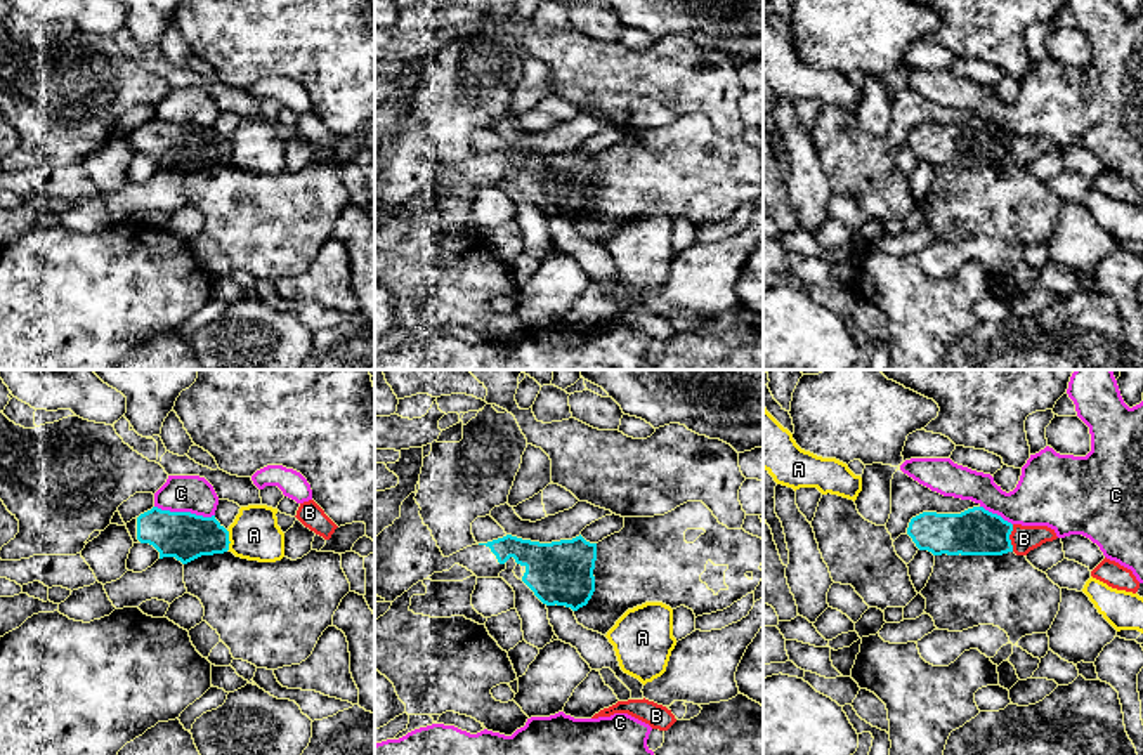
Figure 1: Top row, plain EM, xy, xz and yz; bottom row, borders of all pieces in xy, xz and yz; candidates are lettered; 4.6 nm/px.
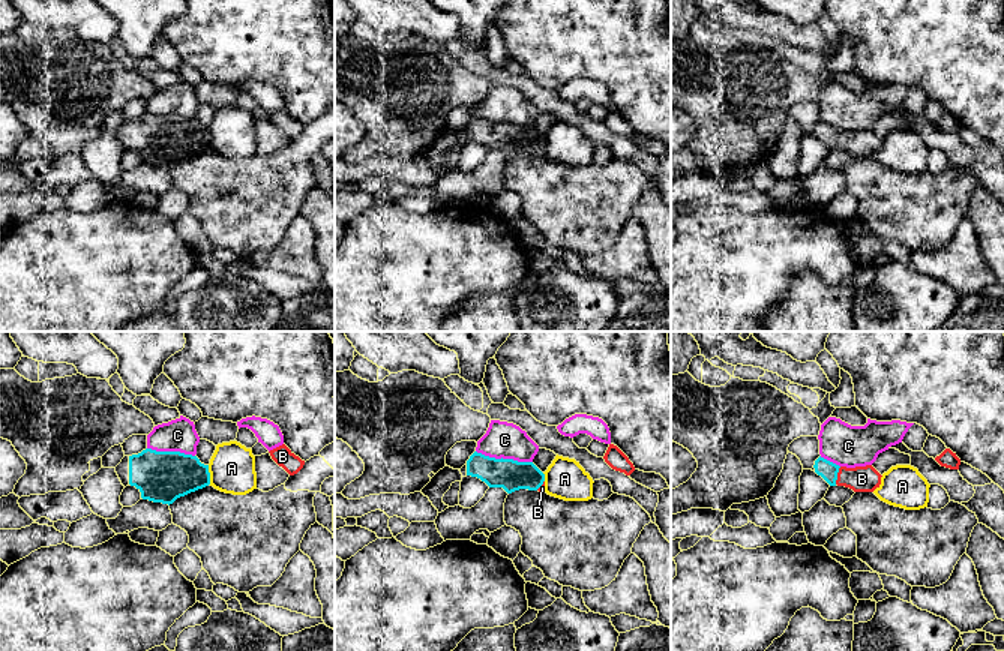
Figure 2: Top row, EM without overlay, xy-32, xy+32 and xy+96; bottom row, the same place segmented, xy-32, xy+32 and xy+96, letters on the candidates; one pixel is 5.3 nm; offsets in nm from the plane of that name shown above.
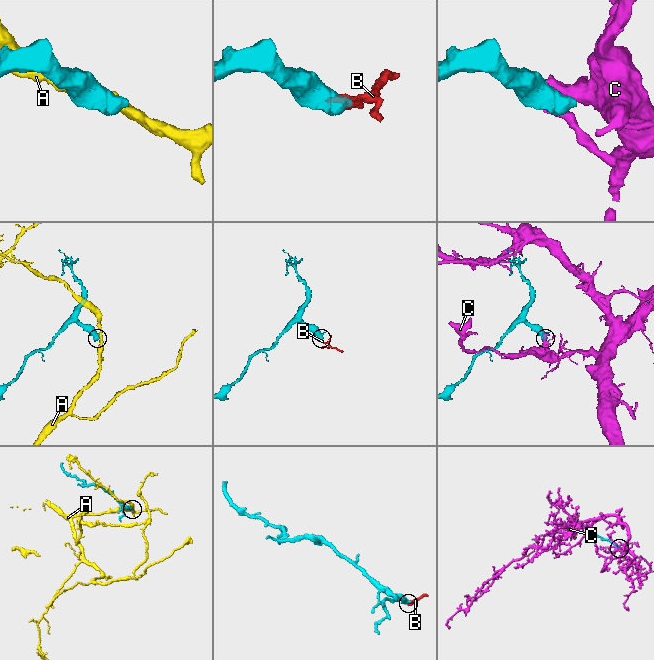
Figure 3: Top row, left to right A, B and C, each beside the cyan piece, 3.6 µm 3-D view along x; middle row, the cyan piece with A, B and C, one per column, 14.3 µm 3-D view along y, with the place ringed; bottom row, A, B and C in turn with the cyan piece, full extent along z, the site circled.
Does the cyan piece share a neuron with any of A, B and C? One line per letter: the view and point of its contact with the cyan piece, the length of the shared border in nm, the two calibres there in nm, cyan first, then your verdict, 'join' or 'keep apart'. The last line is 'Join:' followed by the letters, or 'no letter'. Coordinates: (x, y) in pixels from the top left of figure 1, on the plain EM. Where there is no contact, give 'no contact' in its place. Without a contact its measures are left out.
A: contact xy (228, 151); length 100 nm; calibres 220 and 240 nm; keep apart
B: contact yz (1008, 150); length 130 nm; calibres 220 and 130 nm; join
C: contact xy (184, 124); length 280 nm; calibres 220 and 180 nm; keep apart
Join: B

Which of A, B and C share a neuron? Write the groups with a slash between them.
A / B / C

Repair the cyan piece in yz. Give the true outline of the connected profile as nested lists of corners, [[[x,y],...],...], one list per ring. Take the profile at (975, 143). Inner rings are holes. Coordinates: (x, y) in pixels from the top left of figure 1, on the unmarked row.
[[[983,118],[961,125],[923,123],[911,130],[907,146],[933,167],[1027,167],[1058,149],[1048,137],[1011,135]]]

